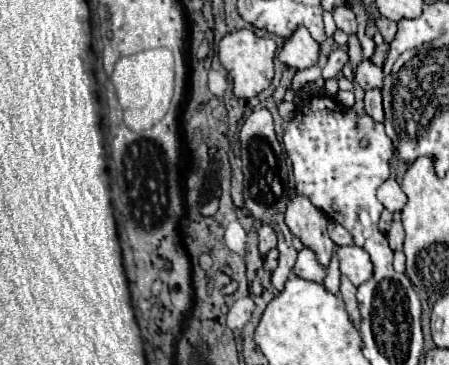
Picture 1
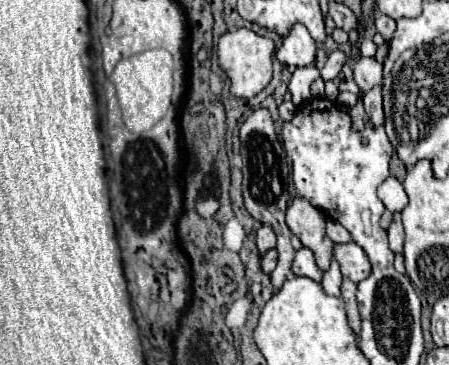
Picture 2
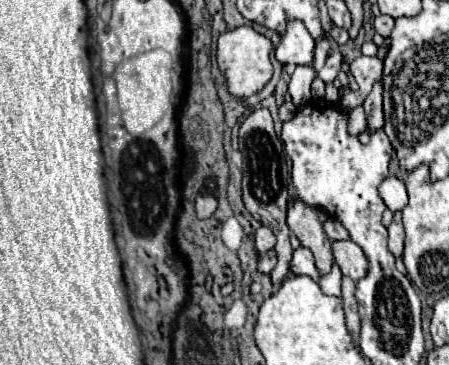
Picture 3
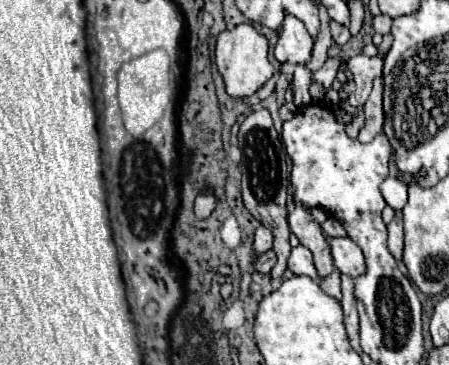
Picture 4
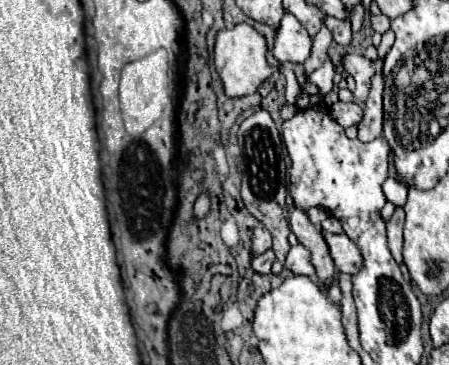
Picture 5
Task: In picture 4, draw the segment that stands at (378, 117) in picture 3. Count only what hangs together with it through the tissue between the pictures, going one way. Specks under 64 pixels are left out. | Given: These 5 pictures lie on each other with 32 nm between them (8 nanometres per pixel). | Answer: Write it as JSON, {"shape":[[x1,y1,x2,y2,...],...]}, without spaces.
{"shape":[[378,77,373,82,372,92,364,104,364,114,366,114,366,124,358,134,360,142,372,140,378,132,383,131,384,111,383,111,383,78]]}

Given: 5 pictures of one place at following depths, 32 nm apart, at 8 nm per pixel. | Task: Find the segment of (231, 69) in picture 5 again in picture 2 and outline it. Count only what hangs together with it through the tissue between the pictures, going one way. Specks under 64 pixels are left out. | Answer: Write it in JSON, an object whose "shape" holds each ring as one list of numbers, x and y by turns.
{"shape":[[240,28,234,32,226,32,218,42,218,62,220,68,230,78,230,92,238,98,252,98,260,94,272,80,272,56,274,56,274,42,270,38,258,36,248,28]]}

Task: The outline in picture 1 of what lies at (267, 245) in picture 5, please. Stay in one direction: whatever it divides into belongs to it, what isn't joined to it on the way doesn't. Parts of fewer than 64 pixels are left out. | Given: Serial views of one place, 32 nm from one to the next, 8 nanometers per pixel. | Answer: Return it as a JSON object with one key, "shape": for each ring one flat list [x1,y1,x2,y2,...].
{"shape":[[262,224,258,230,258,248,262,254,268,254,272,248,276,248,276,232,268,224]]}

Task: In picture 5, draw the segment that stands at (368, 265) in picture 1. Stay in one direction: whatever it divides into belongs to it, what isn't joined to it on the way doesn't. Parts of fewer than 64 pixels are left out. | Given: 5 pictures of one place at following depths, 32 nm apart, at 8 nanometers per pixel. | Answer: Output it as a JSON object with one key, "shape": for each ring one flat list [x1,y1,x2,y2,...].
{"shape":[[324,232,324,238,330,246,330,256,332,256,338,272,344,272,350,276,358,274,362,268,362,254,356,248,356,244,344,234,332,236,330,232]]}

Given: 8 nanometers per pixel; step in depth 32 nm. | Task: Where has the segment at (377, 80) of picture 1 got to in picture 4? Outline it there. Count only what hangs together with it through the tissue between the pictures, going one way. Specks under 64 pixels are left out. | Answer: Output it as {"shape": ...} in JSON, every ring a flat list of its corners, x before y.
{"shape":[[360,54,360,56,350,58,346,64,348,64,348,70,352,72,354,82,356,82,358,106,362,106,362,104,366,102,370,90,372,90,372,82,374,82,374,78,382,76,382,58,380,58,380,56,368,58,368,56]]}

